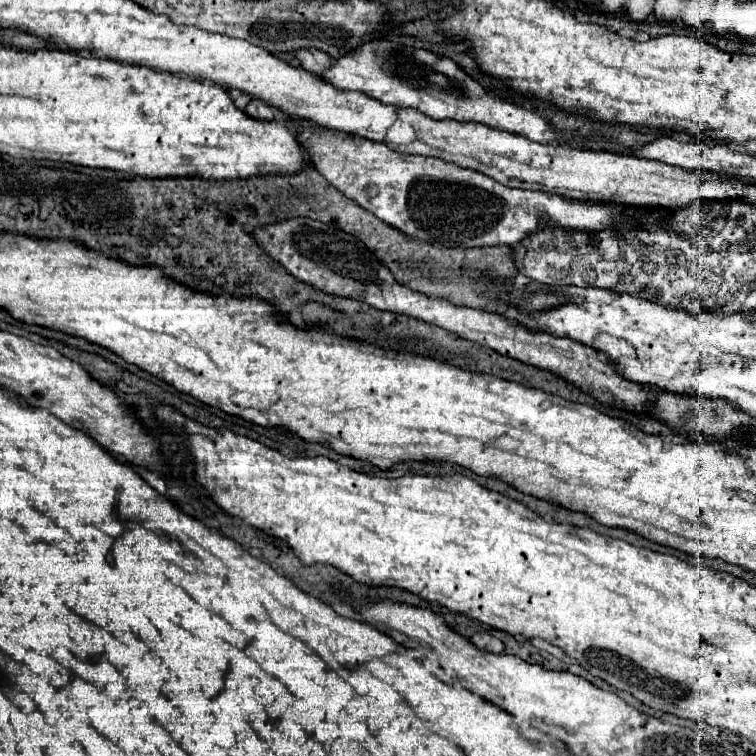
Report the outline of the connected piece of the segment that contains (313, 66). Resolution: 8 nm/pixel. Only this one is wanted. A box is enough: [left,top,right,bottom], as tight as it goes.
[296,50,332,74]

